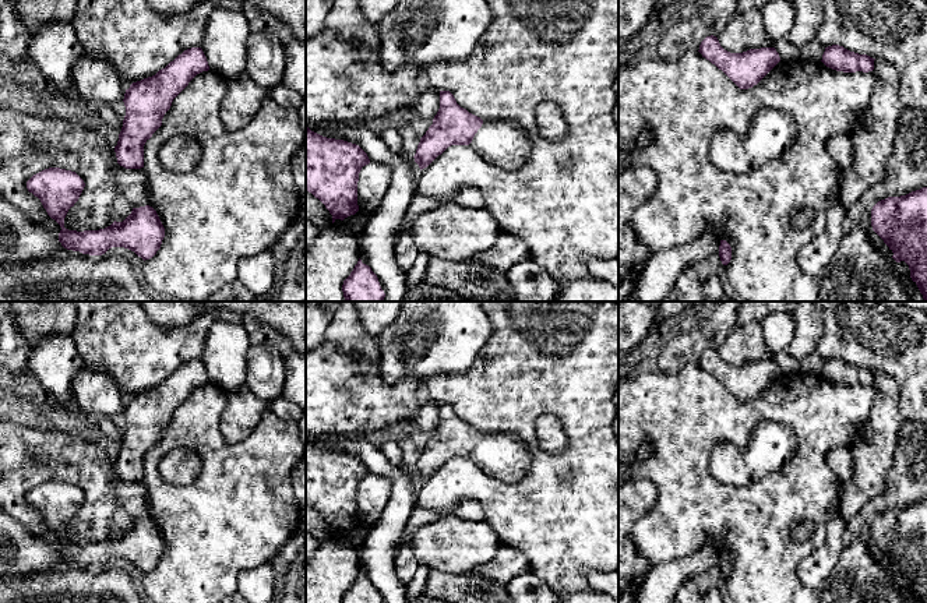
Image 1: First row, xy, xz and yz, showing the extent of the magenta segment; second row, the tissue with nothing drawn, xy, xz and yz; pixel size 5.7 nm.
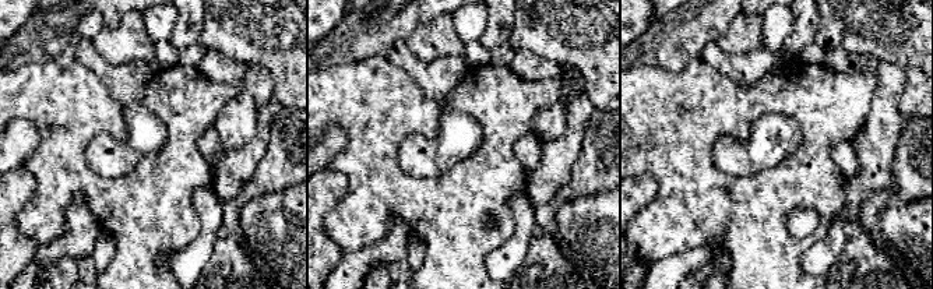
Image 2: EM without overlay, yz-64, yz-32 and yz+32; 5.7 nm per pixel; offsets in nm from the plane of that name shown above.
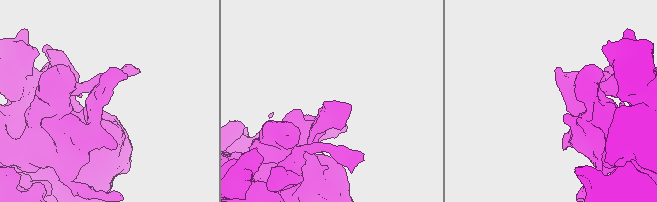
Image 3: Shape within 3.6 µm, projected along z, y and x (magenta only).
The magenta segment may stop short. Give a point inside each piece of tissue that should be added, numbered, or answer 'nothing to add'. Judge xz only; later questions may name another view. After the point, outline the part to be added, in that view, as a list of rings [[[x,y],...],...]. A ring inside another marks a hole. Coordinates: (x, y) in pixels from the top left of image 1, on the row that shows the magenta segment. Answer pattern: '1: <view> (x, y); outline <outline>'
1: xz (506, 144); outline [[[483,120],[469,147],[483,159],[503,169],[518,169],[531,152],[526,131],[512,121]]]

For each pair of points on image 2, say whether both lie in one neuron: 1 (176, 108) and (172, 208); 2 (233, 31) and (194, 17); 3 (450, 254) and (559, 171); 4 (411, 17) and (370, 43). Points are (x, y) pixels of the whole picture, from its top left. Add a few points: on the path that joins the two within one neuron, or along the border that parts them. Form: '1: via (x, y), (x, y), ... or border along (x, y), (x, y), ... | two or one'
1: via (180, 133), (179, 168), (172, 175), (172, 183) | one
2: border along (206, 14), (199, 42) | two
3: border along (528, 172), (525, 191) | two
4: via (401, 24), (380, 36) | one

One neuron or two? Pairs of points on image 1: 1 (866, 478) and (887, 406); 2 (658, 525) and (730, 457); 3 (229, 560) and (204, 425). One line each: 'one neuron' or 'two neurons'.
1: one neuron
2: two neurons
3: one neuron

